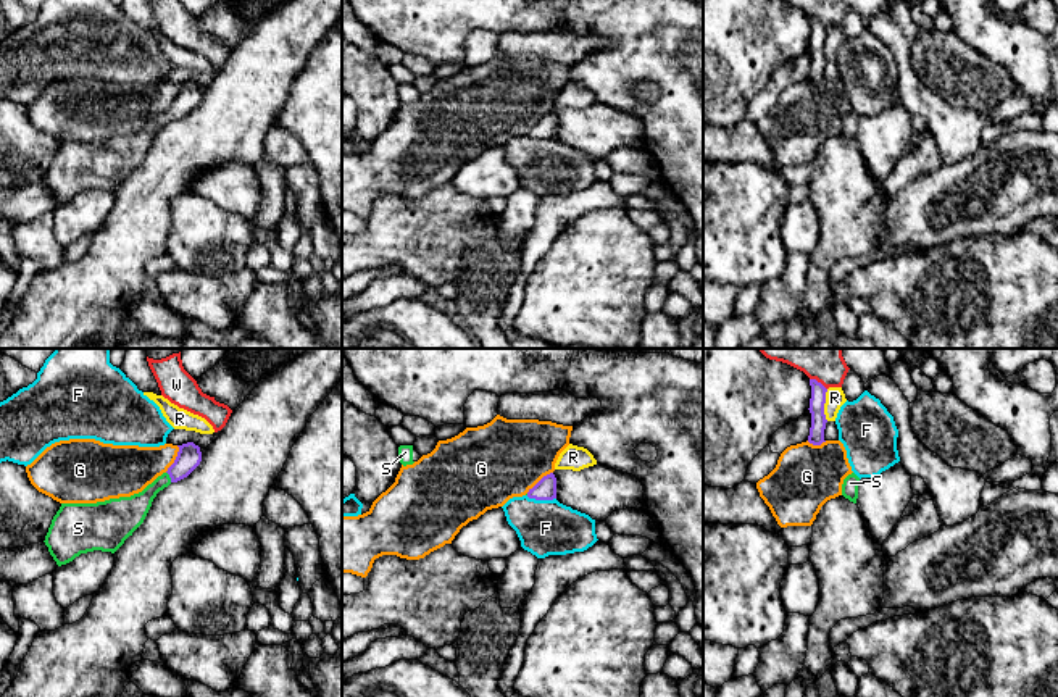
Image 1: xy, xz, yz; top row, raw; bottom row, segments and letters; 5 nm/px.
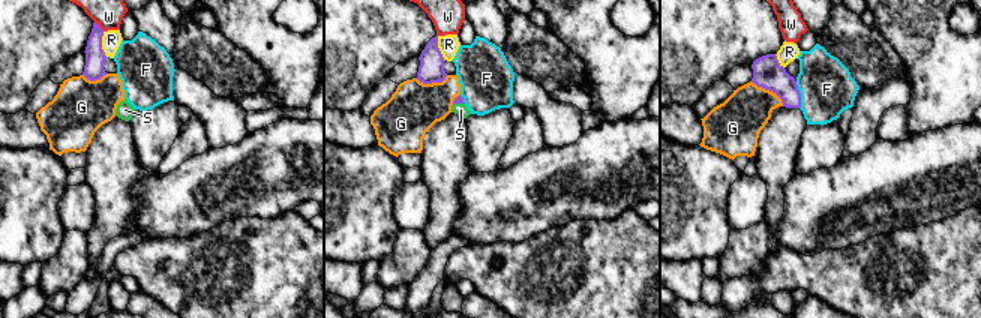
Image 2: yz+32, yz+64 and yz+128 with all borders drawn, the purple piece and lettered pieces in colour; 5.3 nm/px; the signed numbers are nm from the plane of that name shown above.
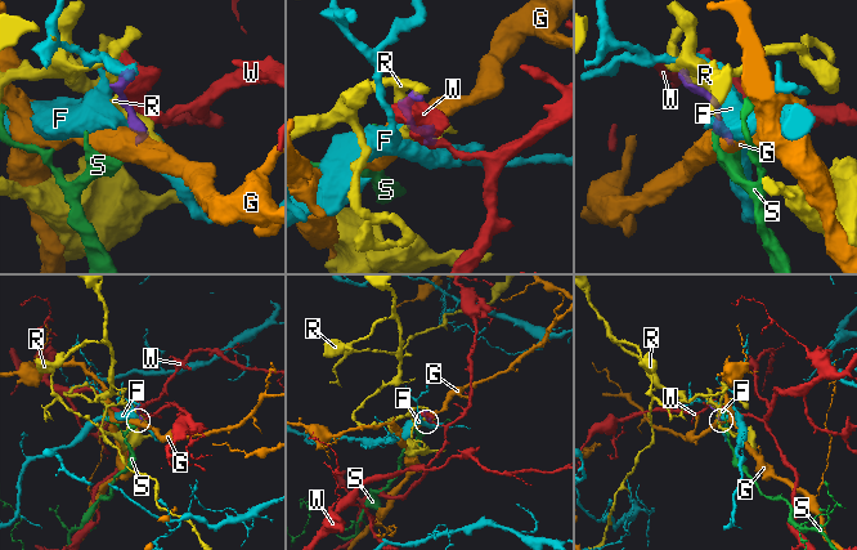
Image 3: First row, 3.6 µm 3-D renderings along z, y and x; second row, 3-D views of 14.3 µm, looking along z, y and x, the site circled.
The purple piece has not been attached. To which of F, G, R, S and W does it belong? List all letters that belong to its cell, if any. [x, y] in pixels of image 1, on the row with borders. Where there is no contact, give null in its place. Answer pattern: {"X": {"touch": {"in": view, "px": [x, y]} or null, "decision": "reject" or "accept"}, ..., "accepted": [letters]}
{"F": {"touch": {"in": "xz", "px": [541, 499]}, "decision": "reject"}, "G": {"touch": {"in": "xz", "px": [541, 479]}, "decision": "reject"}, "R": {"touch": {"in": "yz", "px": [823, 405]}, "decision": "reject"}, "S": {"touch": {"in": "xy", "px": [170, 476]}, "decision": "accept"}, "W": {"touch": {"in": "yz", "px": [816, 381]}, "decision": "reject"}, "accepted": ["S"]}

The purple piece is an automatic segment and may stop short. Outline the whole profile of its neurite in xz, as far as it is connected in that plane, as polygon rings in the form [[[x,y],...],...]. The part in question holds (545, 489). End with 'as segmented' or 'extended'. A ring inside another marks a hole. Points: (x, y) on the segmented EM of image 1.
[[[553,473],[544,476],[532,489],[527,492],[529,499],[535,500],[553,500],[556,499],[556,478]]] | as segmented

